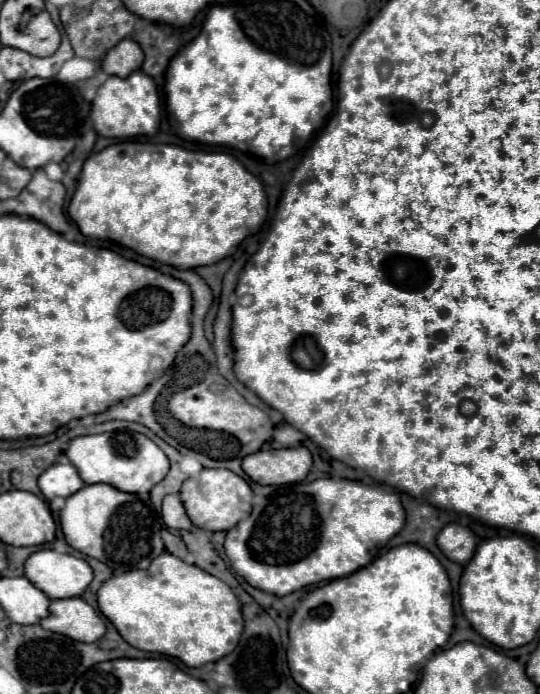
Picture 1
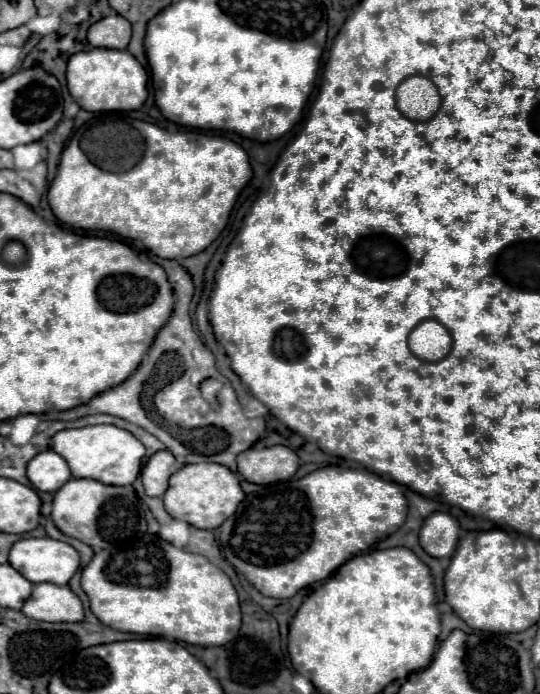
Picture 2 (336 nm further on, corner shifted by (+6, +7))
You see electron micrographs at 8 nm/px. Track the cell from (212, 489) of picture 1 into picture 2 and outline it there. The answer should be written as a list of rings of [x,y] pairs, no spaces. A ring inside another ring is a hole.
[[[186,464],[176,474],[172,474],[170,488],[162,496],[162,500],[166,512],[172,518],[184,520],[196,528],[214,530],[228,516],[232,516],[232,512],[236,512],[238,504],[244,500],[244,492],[238,476],[222,464]]]

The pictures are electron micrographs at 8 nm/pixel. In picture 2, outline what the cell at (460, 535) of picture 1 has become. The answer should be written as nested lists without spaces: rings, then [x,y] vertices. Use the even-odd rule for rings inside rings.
[[[434,512],[426,518],[420,530],[420,546],[434,558],[452,556],[458,544],[460,524],[456,518],[444,512]]]

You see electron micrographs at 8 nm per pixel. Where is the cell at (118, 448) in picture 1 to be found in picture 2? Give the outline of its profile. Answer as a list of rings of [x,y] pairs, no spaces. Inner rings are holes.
[[[112,424],[60,430],[58,434],[52,436],[52,450],[68,462],[74,478],[92,478],[102,484],[114,486],[132,484],[140,476],[142,460],[146,454],[144,444],[140,444],[140,440]]]

